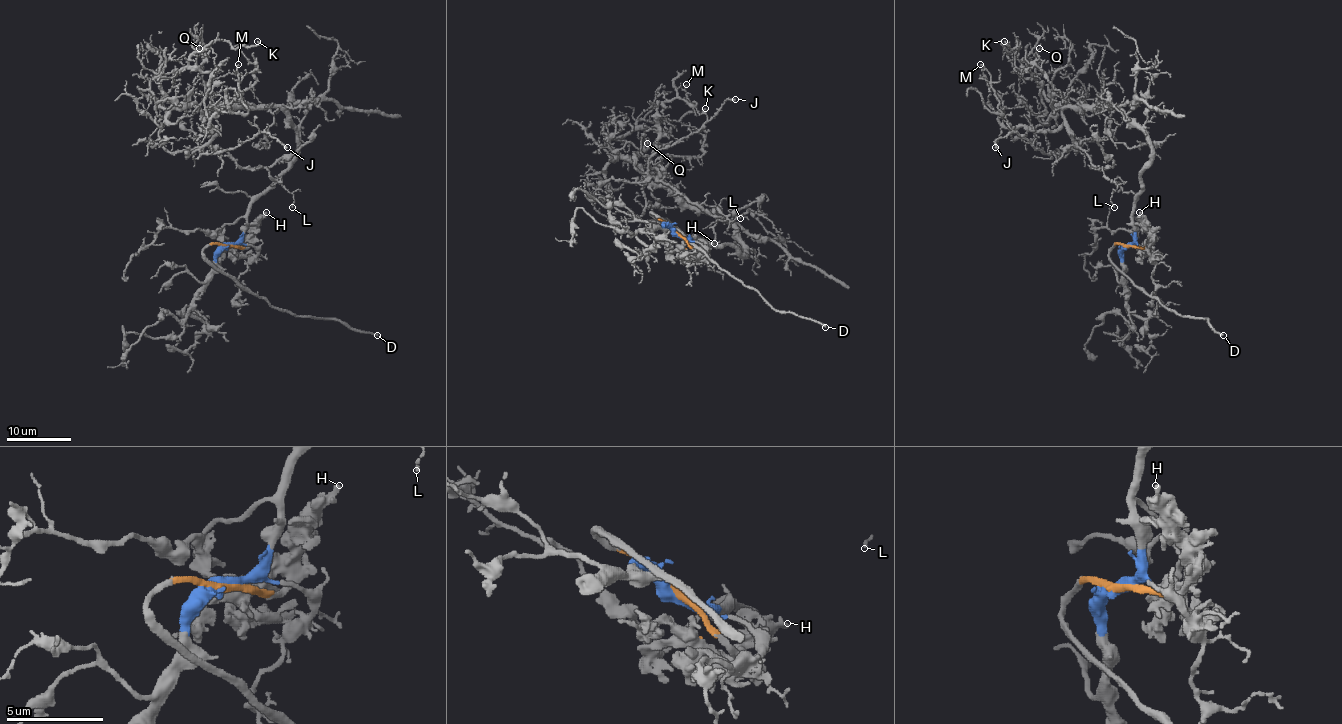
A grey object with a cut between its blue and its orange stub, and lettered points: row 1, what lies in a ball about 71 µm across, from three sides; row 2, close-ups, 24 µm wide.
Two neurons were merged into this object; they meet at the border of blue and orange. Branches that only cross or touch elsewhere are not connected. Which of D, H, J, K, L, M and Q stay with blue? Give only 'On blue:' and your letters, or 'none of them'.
On blue: J, K, L, M, Q

